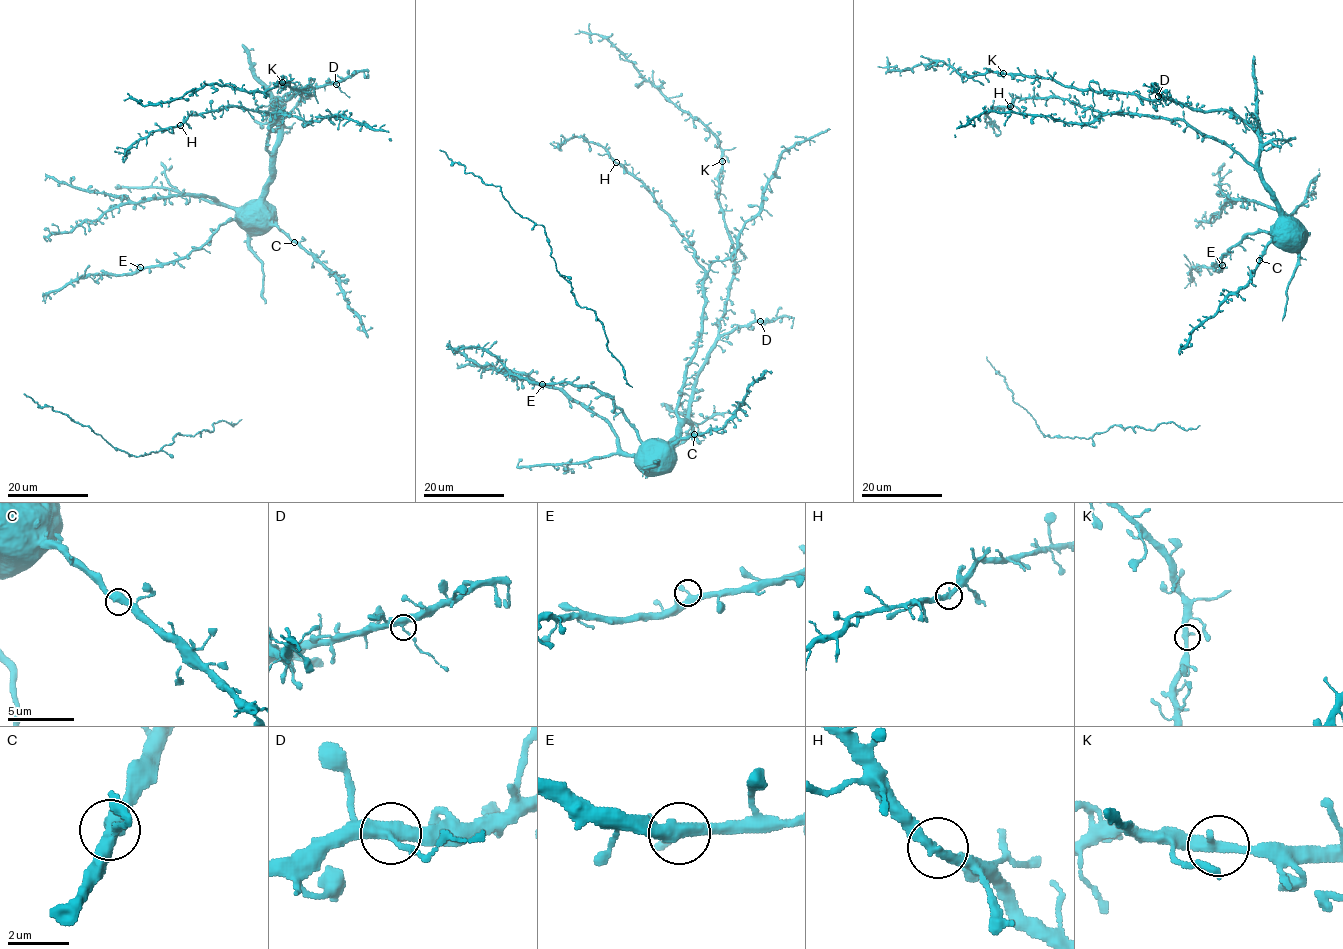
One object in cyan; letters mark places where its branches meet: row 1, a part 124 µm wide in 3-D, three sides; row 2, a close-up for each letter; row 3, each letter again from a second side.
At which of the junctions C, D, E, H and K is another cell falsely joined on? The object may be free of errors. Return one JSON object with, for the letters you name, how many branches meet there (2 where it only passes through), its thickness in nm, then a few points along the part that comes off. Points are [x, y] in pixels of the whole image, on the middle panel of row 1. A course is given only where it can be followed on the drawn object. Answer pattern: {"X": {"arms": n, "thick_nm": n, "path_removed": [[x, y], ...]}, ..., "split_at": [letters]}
{"split_at": []}

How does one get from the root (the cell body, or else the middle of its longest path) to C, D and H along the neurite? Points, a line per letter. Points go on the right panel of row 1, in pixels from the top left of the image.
C: (1275, 236), (1259, 259)
D: (1275, 236), (1278, 202), (1269, 192), (1259, 165), (1257, 135), (1226, 111), (1201, 112), (1158, 96)
H: (1275, 236), (1278, 202), (1261, 174), (1183, 121), (1103, 113), (1052, 97), (1018, 97), (1010, 106)

